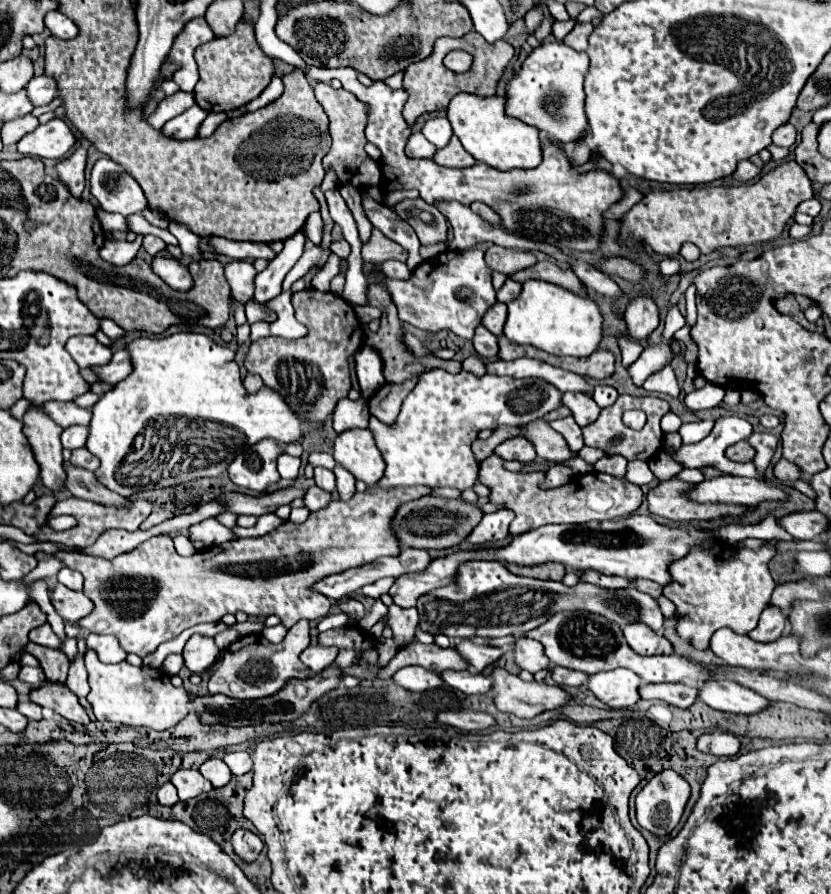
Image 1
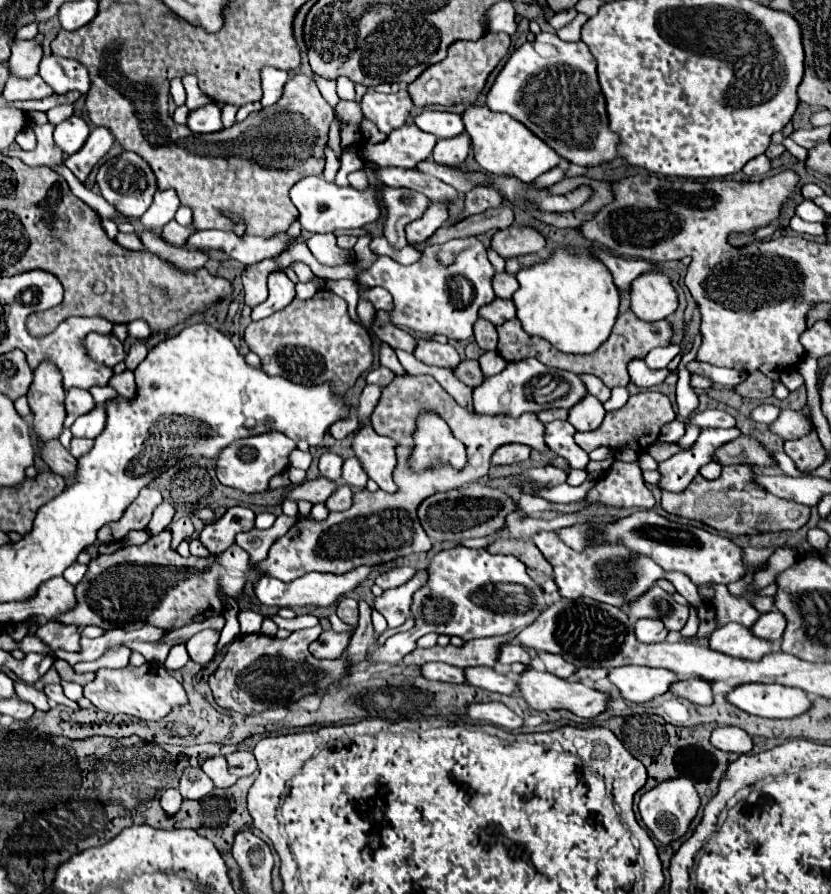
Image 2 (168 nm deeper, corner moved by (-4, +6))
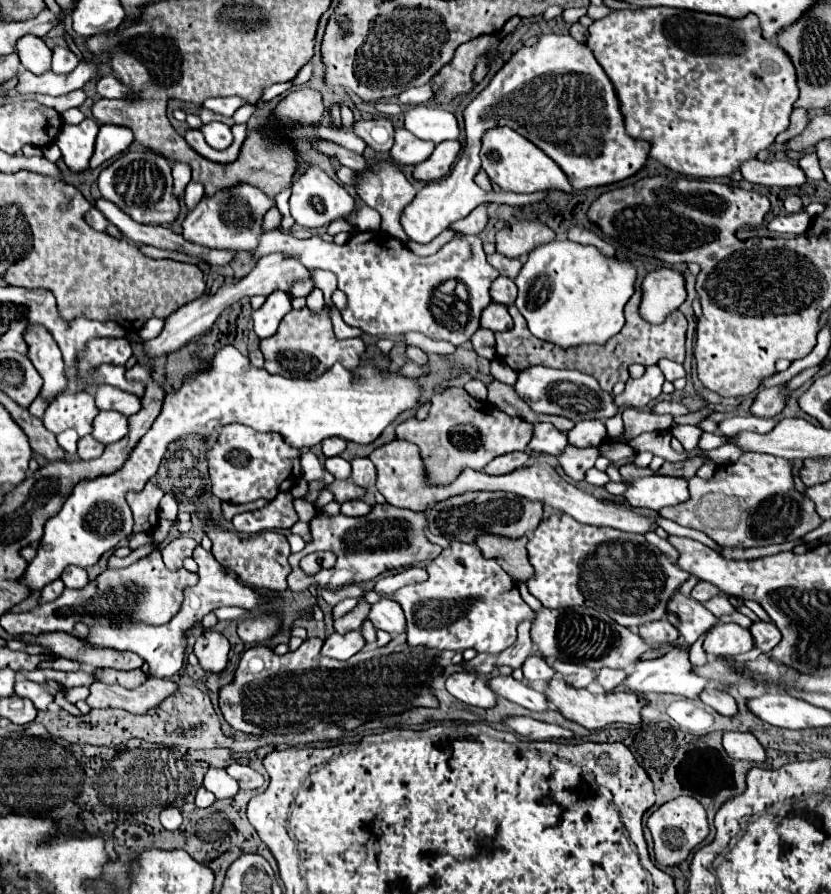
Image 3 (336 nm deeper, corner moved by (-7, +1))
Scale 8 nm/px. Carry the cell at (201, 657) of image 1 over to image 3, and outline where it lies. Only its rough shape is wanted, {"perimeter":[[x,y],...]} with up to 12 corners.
{"perimeter":[[207,629],[195,643],[195,657],[205,671],[221,673],[229,641]]}

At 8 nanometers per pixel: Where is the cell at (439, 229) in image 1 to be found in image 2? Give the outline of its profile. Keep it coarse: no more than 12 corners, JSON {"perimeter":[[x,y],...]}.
{"perimeter":[[384,186],[384,238],[408,245],[406,224],[424,214],[428,198],[408,188]]}

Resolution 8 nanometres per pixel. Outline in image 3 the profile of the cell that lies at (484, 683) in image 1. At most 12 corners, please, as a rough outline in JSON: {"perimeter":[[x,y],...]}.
{"perimeter":[[493,675],[495,695],[531,711],[545,711],[543,693],[513,677]]}

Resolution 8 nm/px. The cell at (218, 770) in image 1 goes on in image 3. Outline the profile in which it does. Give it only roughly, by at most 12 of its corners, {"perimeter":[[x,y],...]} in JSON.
{"perimeter":[[211,767],[203,779],[217,799],[235,797],[239,785],[225,769]]}

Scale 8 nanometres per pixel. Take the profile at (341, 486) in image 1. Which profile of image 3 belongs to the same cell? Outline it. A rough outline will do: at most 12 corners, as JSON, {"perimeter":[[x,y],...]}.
{"perimeter":[[363,457],[353,459],[351,481],[373,489],[375,465]]}

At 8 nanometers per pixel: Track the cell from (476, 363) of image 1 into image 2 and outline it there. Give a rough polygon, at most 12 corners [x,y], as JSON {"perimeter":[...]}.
{"perimeter":[[484,352],[480,366],[486,376],[506,368],[506,360],[498,352]]}

